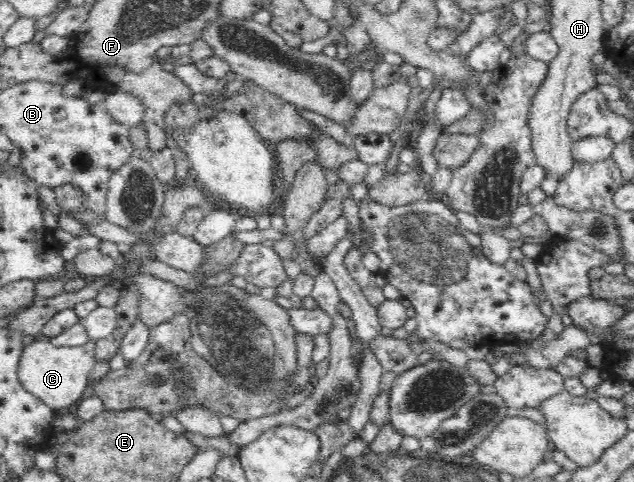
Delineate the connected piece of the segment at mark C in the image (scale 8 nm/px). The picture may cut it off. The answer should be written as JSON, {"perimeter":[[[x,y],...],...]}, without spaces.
{"perimeter":[[[29,339],[21,356],[18,369],[20,383],[28,393],[41,399],[54,411],[70,408],[87,394],[87,378],[97,363],[92,340],[75,347],[53,346],[47,339]]]}

